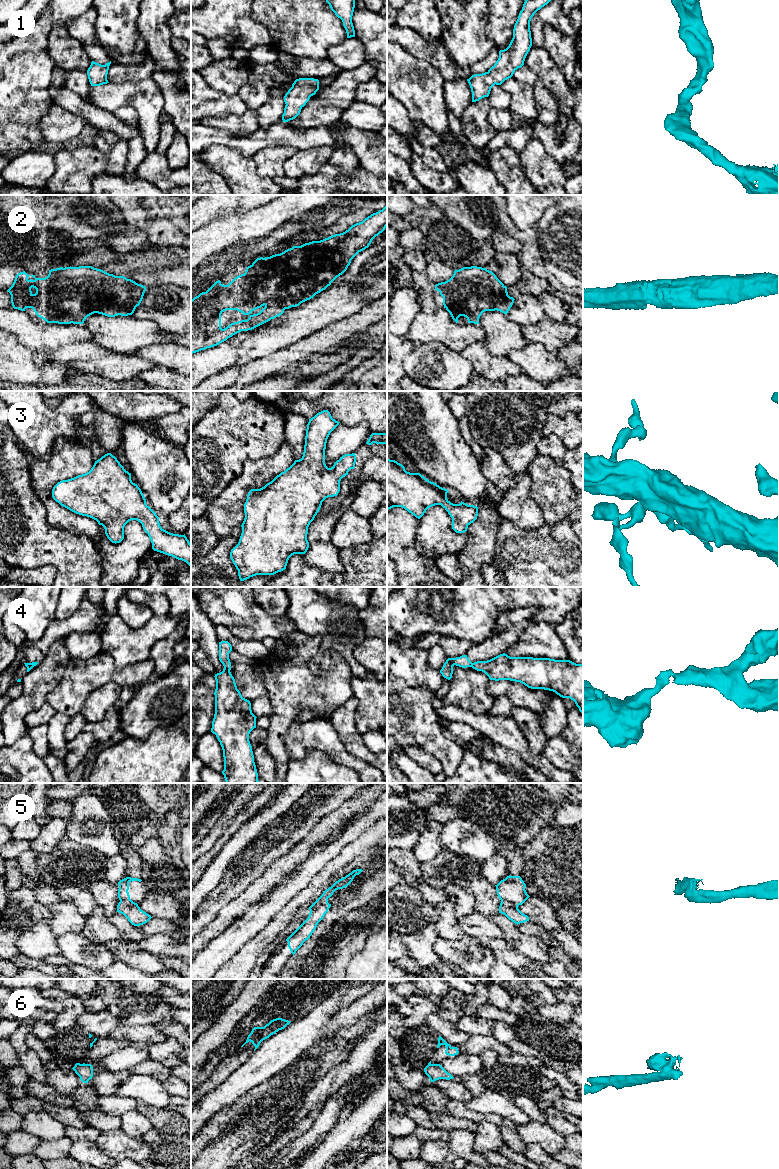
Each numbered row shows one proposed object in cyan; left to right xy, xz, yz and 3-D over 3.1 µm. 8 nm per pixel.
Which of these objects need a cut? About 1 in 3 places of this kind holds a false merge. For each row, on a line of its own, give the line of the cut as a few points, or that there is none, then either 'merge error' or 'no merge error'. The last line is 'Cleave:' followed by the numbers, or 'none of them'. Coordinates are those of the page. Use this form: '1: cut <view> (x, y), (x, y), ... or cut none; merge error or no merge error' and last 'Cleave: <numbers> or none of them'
1: cut none; no merge error
2: cut none; no merge error
3: cut none; no merge error
4: cut xz (224, 667), (229, 671); merge error
5: cut yz (501, 899), (506, 899), (517, 907); merge error
6: cut xz (264, 1027), (260, 1034), (261, 1040); merge error
Cleave: 4, 5, 6

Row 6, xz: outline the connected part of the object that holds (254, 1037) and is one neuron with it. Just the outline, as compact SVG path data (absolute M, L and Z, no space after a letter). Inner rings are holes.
M254 1027L251 1033L248 1035L246 1042L241 1047L243 1047L250 1041L255 1046L255 1051L262 1042L262 1040L260 1039L260 1034L263 1032L263 1029L264 1027Z

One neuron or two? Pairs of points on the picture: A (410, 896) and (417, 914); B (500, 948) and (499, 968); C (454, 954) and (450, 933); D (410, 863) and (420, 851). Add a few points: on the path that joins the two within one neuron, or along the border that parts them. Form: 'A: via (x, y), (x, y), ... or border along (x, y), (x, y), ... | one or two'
A: via (410, 900), (410, 907), (413, 910) | one
B: border along (502, 960), (515, 968) | two
C: border along (464, 935), (459, 939), (447, 939) | two
D: border along (412, 854), (419, 863) | two

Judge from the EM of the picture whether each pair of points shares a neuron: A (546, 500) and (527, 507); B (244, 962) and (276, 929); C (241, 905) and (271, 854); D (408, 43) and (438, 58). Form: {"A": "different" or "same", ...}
{"A": "different", "B": "same", "C": "different", "D": "same"}

